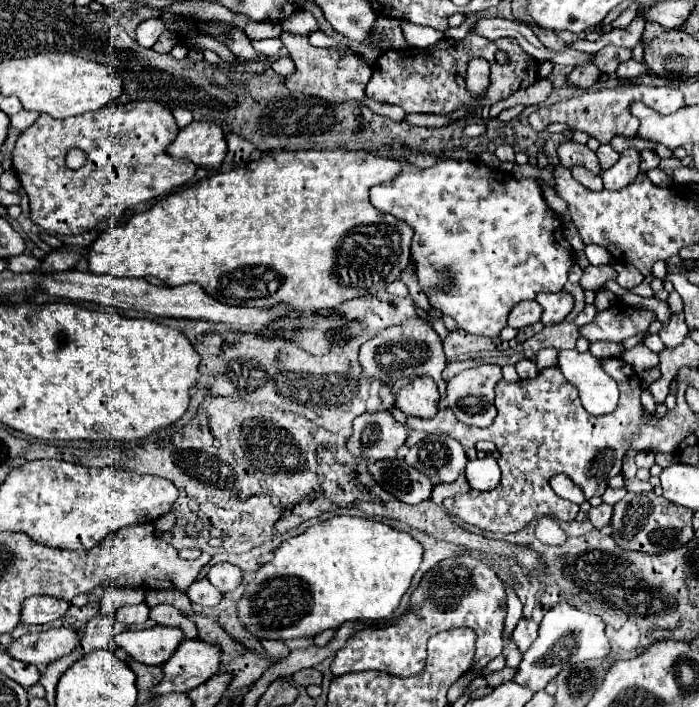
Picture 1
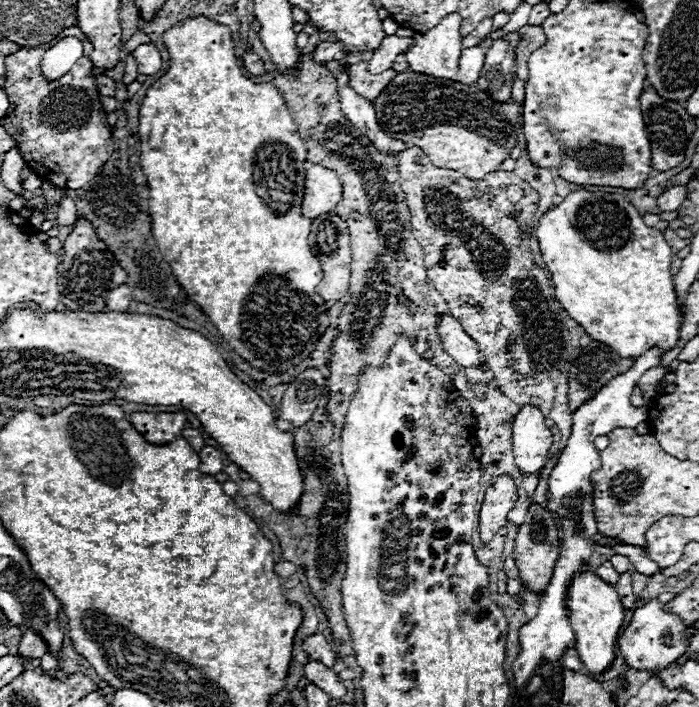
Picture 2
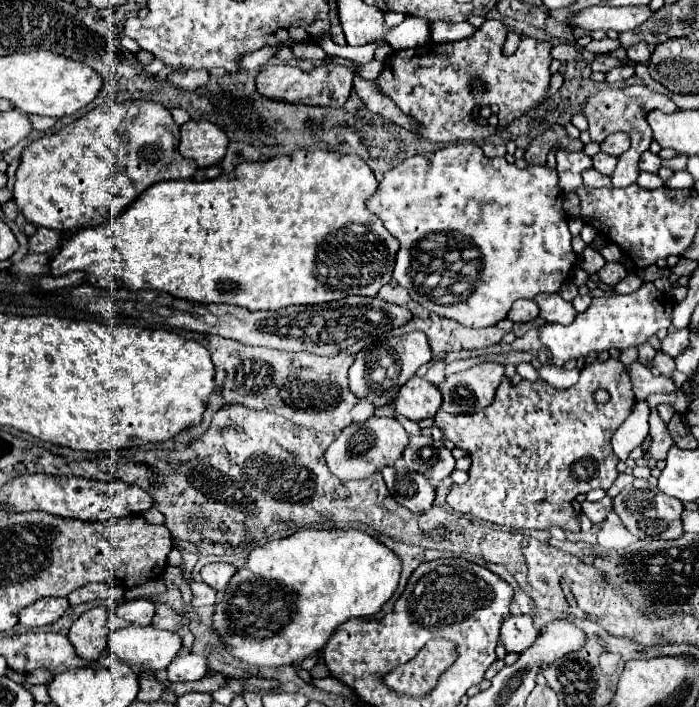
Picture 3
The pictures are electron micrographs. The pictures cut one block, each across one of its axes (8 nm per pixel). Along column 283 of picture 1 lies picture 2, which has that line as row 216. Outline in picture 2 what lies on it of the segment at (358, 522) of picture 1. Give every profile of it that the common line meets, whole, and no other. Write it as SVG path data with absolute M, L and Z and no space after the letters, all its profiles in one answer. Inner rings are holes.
M578 190L564 198L562 204L548 210L538 224L536 238L546 268L552 274L556 298L572 320L576 320L592 340L600 340L610 348L616 348L620 356L640 358L648 348L672 350L680 340L680 306L674 290L674 278L670 274L672 250L664 240L664 234L644 224L636 206L632 206L620 194L586 192Z

